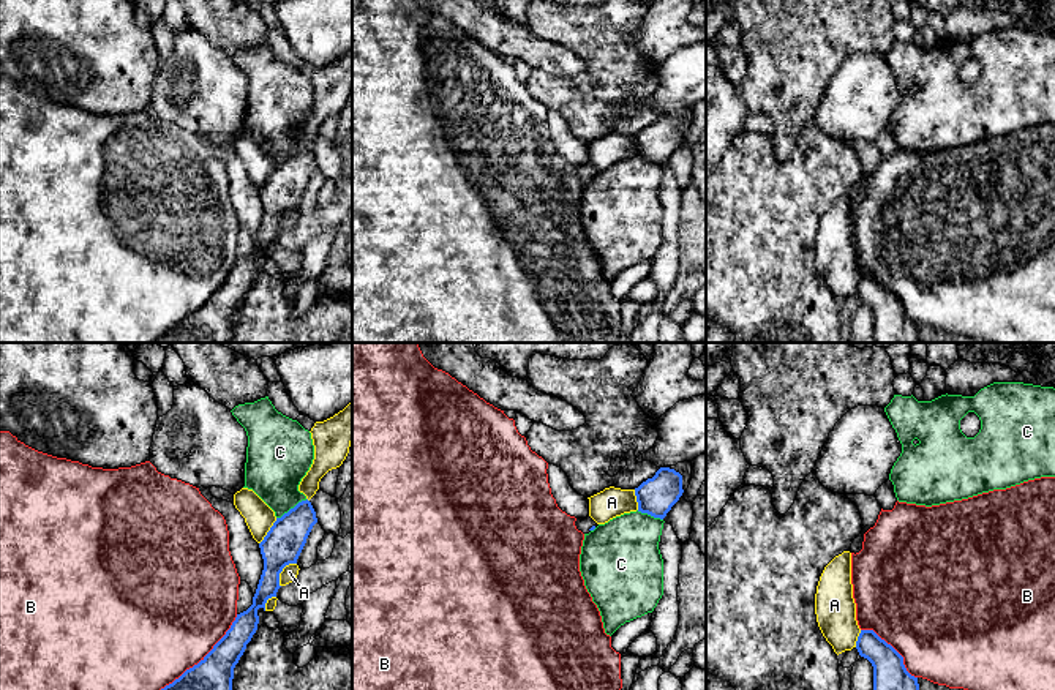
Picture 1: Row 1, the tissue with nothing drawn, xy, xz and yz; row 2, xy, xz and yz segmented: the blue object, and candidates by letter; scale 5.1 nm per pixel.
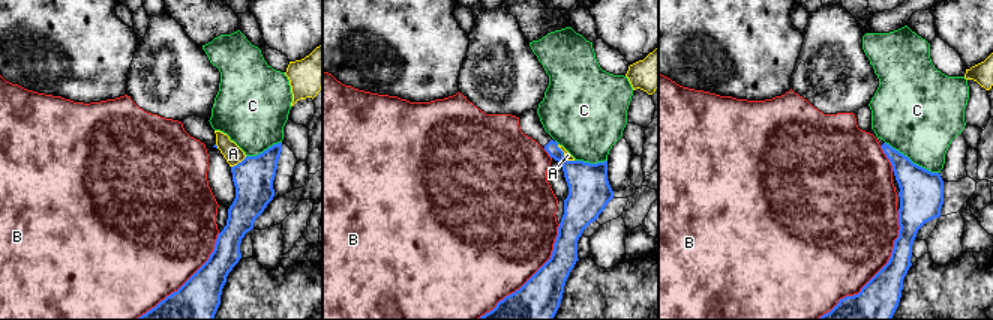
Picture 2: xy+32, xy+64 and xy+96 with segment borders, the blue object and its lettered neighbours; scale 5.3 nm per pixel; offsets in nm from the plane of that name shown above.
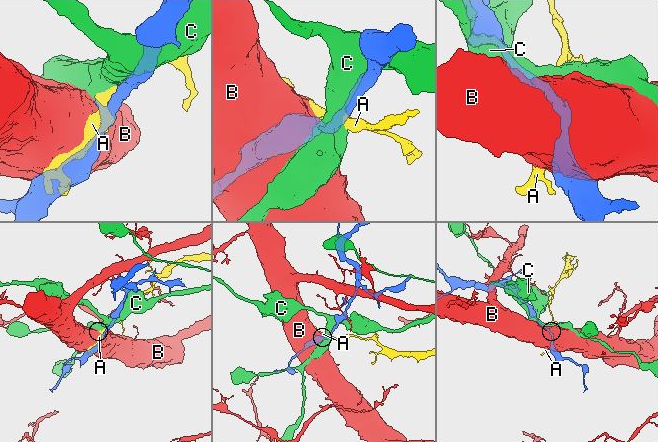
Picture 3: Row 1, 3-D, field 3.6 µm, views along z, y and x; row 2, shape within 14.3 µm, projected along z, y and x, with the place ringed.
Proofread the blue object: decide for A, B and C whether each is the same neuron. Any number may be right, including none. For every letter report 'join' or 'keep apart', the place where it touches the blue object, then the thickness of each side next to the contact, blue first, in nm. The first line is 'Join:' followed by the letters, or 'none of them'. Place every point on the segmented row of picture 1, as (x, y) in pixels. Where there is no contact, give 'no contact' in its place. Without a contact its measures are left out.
Join: none of them
A: keep apart | xy (281, 570) | 200/80 nm
B: keep apart | xy (204, 657) | 180/500 nm
C: keep apart | xy (291, 509) | 200/300 nm

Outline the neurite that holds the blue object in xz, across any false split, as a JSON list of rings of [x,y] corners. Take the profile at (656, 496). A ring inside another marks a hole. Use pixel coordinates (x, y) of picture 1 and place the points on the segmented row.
[[[660,467],[652,478],[635,488],[638,512],[663,519],[682,493],[682,475]]]

